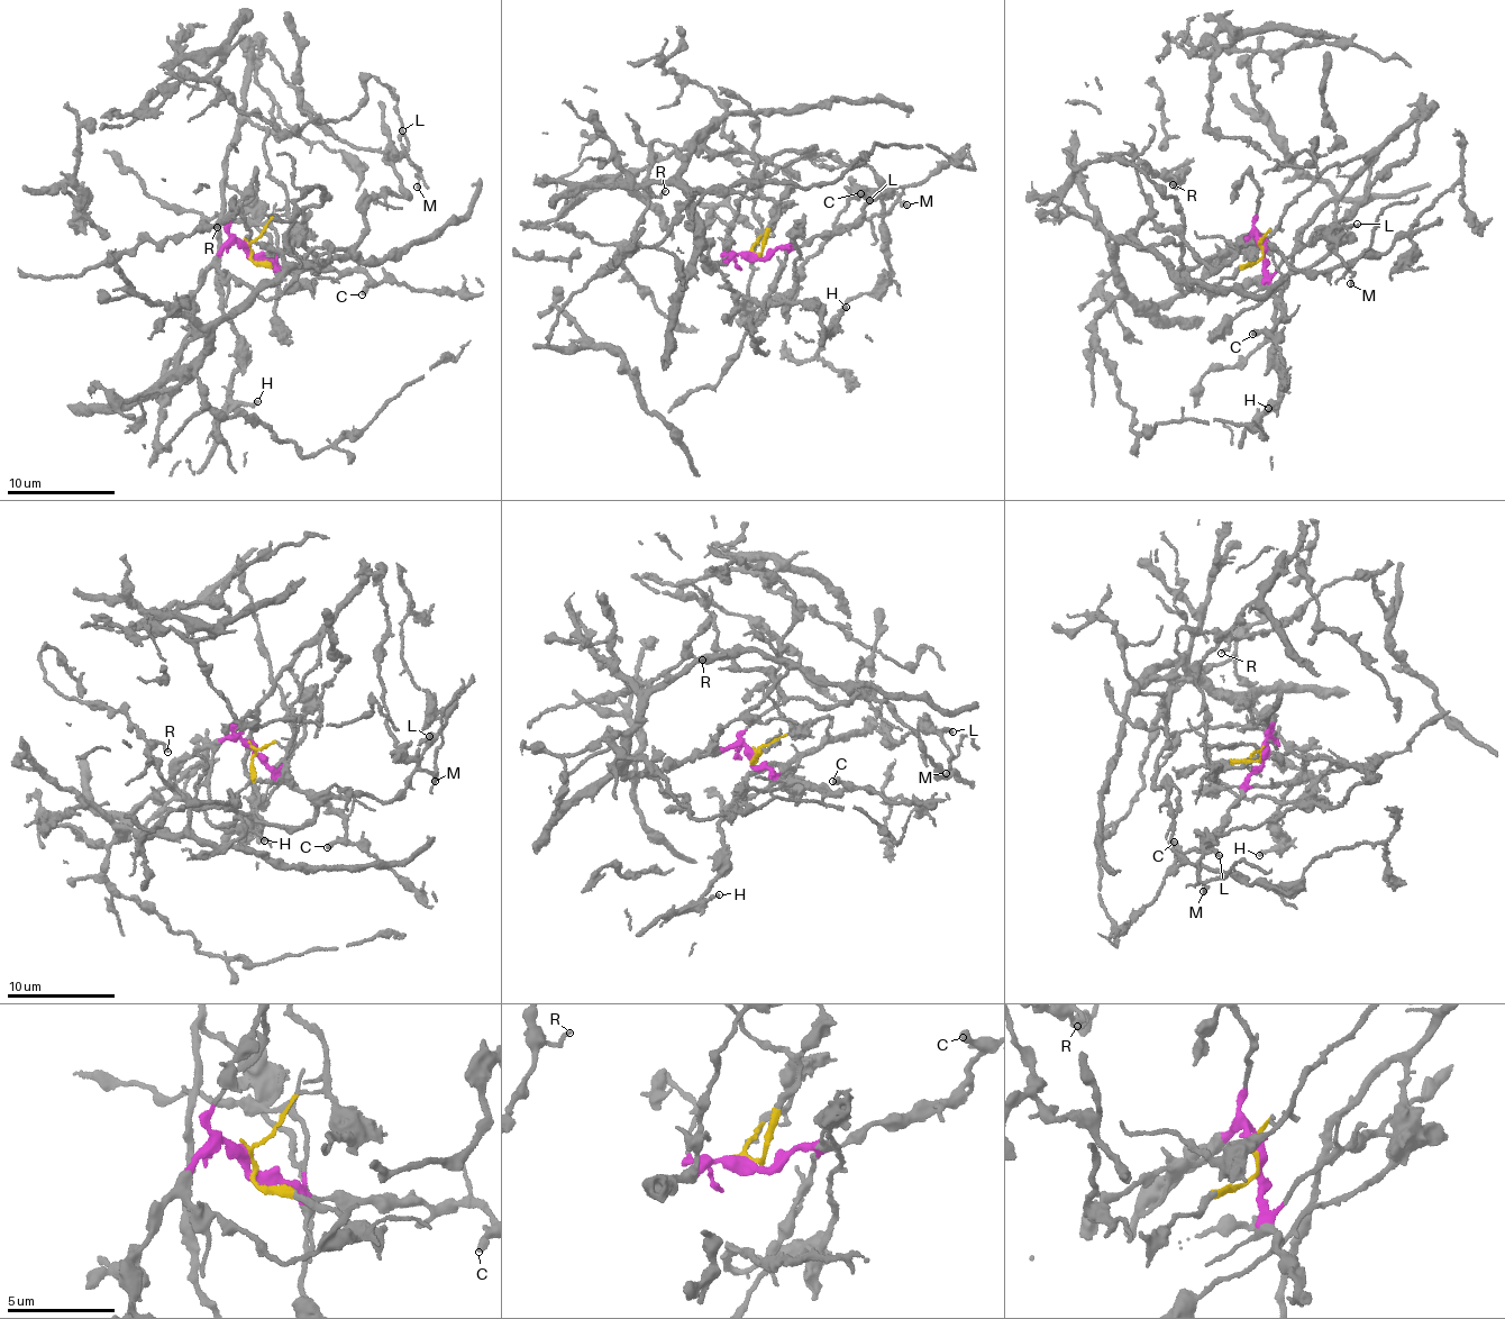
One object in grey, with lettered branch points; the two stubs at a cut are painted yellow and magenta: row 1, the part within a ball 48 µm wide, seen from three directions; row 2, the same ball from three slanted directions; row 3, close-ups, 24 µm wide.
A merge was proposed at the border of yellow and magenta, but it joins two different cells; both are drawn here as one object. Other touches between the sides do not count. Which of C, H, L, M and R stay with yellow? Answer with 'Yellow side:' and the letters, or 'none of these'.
Yellow side: H, L, M

